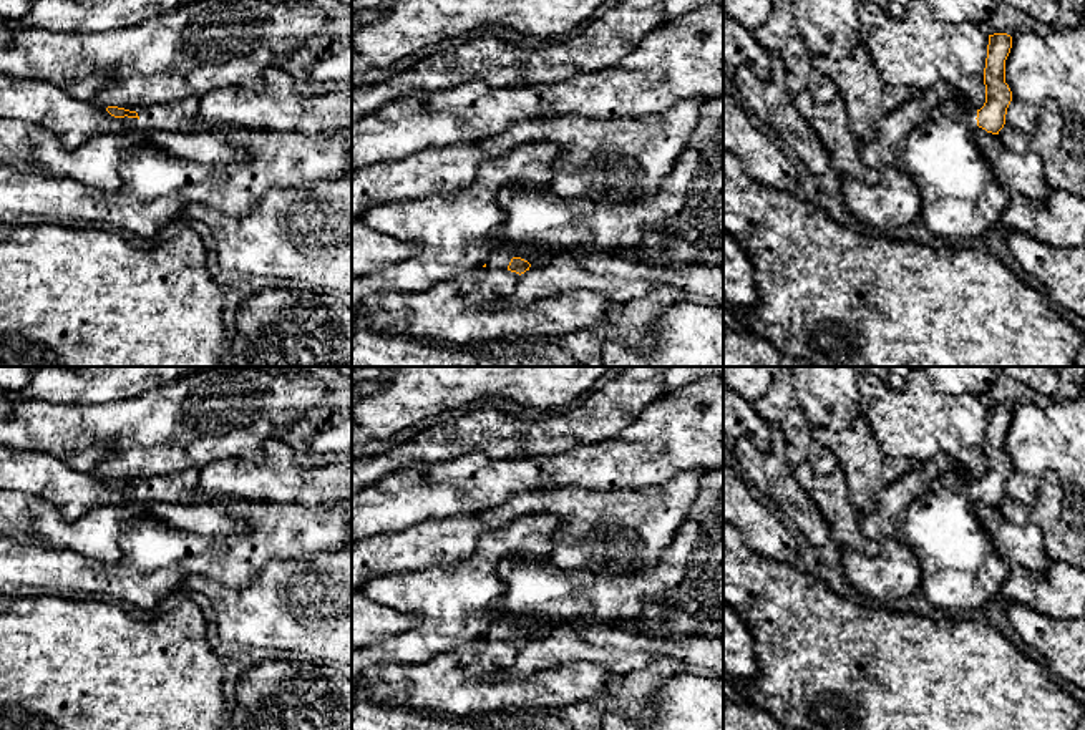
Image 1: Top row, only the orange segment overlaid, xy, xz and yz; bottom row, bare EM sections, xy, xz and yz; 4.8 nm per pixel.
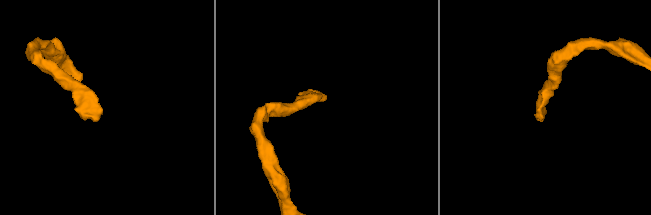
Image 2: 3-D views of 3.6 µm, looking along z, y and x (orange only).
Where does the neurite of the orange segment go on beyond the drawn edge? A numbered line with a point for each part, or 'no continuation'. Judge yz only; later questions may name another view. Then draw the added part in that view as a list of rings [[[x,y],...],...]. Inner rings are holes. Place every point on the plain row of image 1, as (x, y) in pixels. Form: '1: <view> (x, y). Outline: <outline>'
1: yz (959, 569). Outline: [[[964,468],[941,476],[911,501],[896,526],[896,538],[912,551],[921,567],[919,602],[941,612],[990,606],[999,601],[1009,576],[1009,562],[992,551],[972,513],[976,489],[977,481]]]

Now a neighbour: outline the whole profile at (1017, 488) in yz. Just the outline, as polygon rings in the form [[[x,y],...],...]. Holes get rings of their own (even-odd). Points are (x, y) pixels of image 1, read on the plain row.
[[[1085,393],[1047,408],[1035,403],[1012,408],[1005,431],[1005,455],[1012,463],[1005,496],[1030,506],[1045,474],[1055,474],[1070,491],[1085,493]]]

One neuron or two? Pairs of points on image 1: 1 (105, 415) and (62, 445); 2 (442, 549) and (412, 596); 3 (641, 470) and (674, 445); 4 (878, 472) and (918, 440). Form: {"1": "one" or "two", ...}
{"1": "one", "2": "two", "3": "one", "4": "two"}

